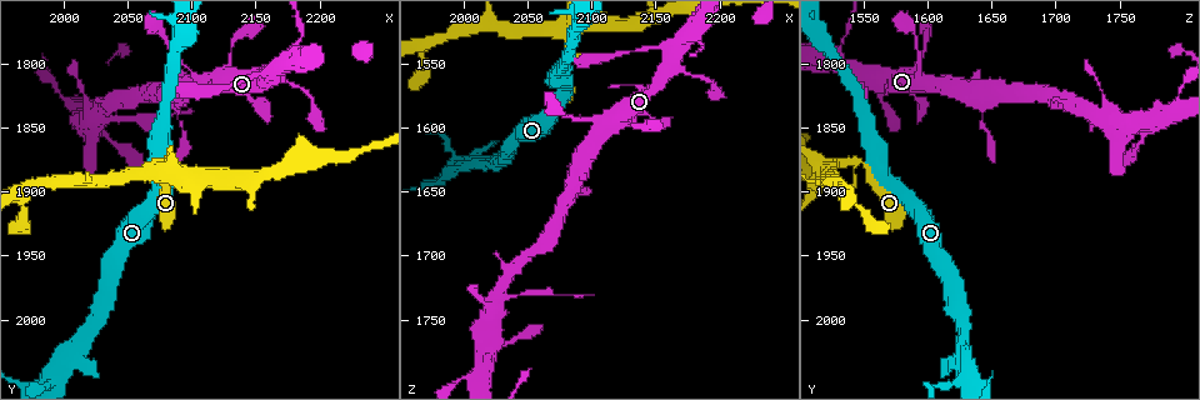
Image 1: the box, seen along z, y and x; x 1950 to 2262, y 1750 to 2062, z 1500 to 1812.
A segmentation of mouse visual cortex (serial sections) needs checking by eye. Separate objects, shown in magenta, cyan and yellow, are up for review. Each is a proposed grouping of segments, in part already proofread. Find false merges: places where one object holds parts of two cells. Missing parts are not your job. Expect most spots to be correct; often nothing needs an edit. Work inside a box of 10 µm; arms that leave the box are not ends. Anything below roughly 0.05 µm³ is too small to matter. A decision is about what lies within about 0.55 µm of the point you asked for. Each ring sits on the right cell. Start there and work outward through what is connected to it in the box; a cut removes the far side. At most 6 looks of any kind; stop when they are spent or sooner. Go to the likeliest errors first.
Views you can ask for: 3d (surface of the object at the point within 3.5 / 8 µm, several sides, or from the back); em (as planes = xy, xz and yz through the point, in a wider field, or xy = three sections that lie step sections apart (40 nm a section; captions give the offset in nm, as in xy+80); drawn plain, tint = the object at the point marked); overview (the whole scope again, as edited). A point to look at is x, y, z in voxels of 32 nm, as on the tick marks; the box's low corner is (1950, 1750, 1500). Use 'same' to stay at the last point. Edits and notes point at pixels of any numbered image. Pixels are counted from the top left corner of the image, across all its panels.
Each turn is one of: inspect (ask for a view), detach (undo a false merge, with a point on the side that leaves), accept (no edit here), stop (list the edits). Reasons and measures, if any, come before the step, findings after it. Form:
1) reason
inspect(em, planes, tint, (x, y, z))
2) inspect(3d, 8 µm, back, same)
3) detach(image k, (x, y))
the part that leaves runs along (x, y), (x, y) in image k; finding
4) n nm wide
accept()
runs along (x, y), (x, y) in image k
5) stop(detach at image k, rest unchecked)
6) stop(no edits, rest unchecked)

arms run side by side
inspect(3d, 3.5 µm, (1992, 2040, 1632))

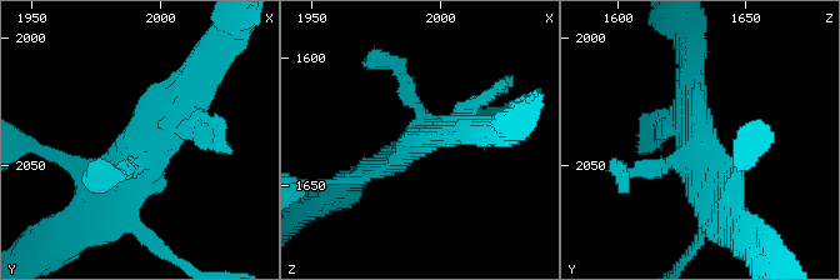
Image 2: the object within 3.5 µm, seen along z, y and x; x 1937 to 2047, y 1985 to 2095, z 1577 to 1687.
4 arms; arms of 200, 250, 300, 350 nm; shape alone is not enough
inspect(em, xy, step 5, tint, (1994, 2038, 1632))

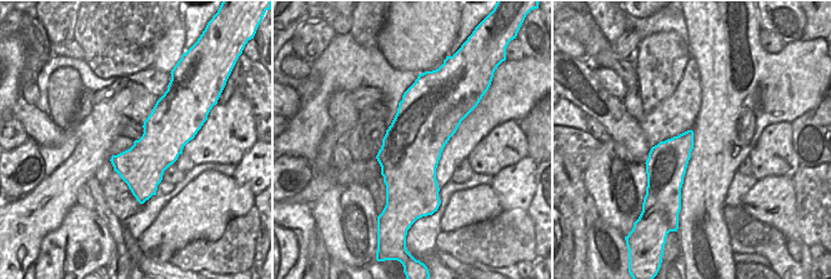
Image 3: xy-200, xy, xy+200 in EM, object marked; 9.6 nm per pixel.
600 nm wide
accept()
runs along (203, 75), (103, 179), (84, 171) in image 2; all the same cell

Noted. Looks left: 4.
thin arm on a thick one
inspect(3d, 3.5 µm, (2102, 1812, 1592))

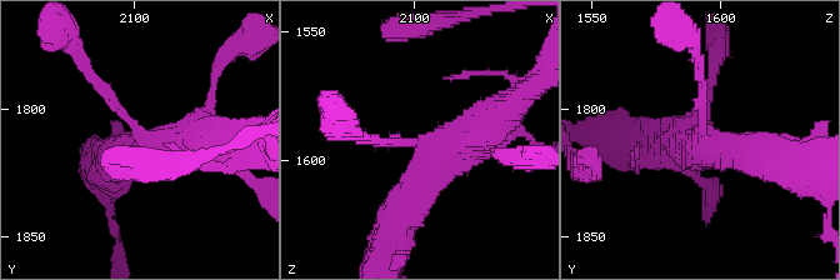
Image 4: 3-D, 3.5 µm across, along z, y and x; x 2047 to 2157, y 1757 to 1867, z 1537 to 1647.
now the EM
inspect(em, xy, step 2, tint, (2104, 1810, 1594))

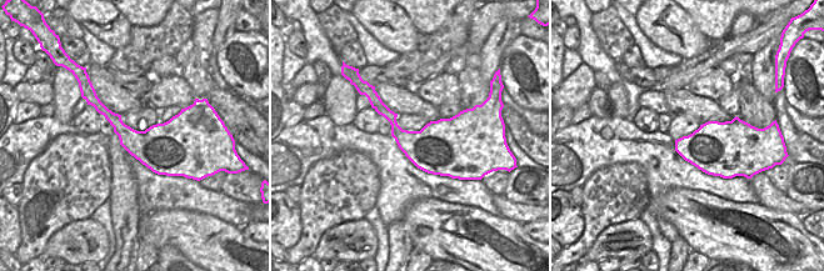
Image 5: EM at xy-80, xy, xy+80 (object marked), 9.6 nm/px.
3 arms
accept()
runs along (213, 144), (140, 136), (86, 71) in image 4; continuous, no second cell

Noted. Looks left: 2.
stop(no edits, rest unchecked)

